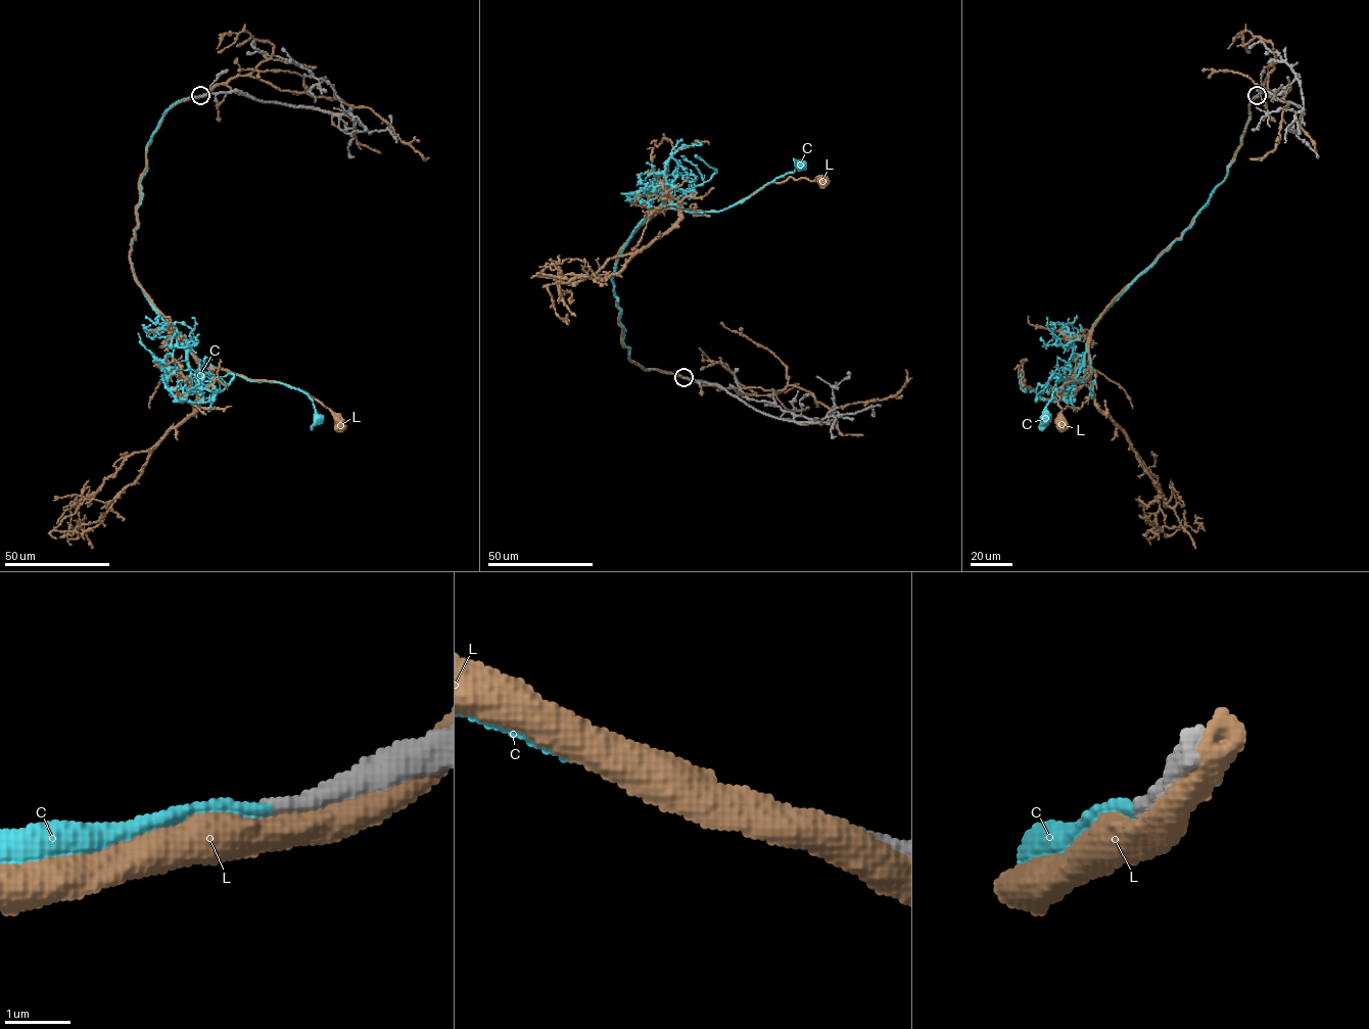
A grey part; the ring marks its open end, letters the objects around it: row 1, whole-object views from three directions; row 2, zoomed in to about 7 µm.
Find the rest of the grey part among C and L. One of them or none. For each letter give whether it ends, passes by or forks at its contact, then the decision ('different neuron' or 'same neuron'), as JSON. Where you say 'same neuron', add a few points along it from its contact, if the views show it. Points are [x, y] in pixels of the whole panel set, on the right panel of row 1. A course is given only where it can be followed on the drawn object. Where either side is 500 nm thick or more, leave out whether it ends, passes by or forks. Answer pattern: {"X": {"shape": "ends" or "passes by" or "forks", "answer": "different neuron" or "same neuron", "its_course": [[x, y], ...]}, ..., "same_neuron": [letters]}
{"C": {"shape": "ends", "answer": "same neuron", "its_course": [[1258, 96], [1249, 102], [1228, 175], [1182, 237], [1095, 323], [1086, 349], [1092, 374], [1055, 390], [1046, 420]]}, "L": {"answer": "different neuron"}, "same_neuron": ["C"]}

